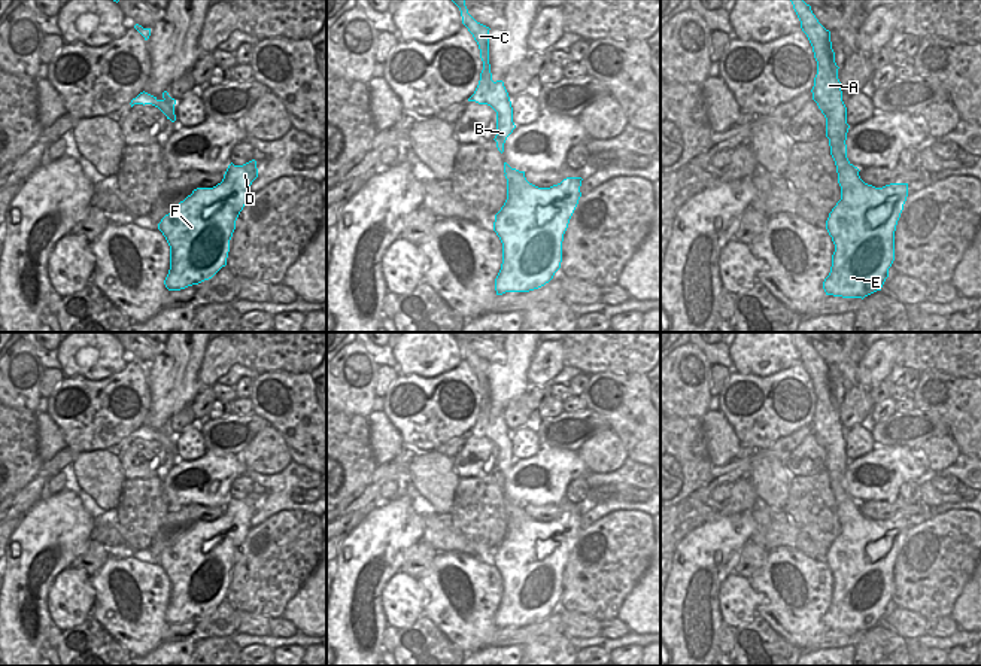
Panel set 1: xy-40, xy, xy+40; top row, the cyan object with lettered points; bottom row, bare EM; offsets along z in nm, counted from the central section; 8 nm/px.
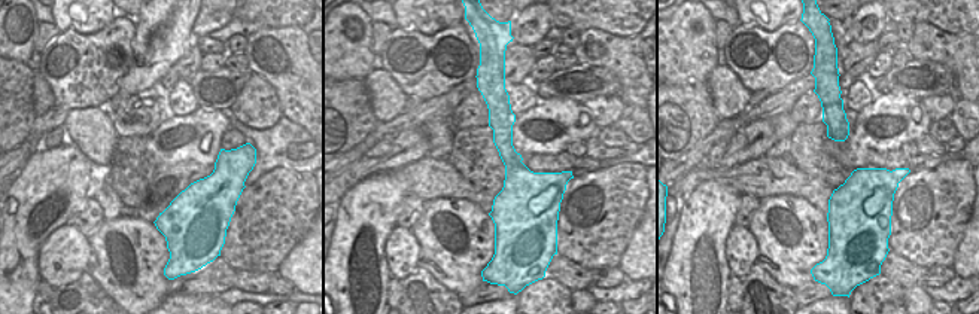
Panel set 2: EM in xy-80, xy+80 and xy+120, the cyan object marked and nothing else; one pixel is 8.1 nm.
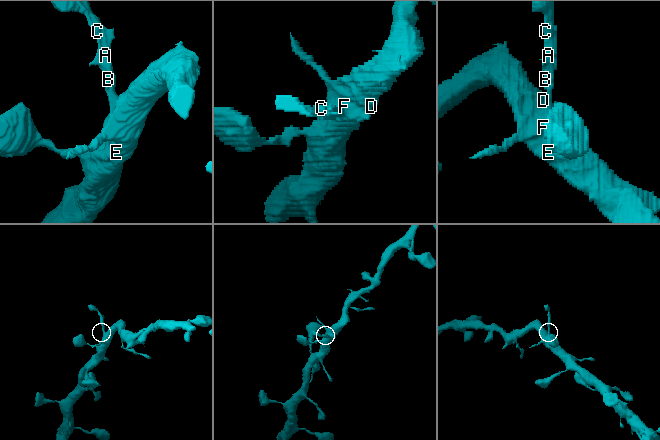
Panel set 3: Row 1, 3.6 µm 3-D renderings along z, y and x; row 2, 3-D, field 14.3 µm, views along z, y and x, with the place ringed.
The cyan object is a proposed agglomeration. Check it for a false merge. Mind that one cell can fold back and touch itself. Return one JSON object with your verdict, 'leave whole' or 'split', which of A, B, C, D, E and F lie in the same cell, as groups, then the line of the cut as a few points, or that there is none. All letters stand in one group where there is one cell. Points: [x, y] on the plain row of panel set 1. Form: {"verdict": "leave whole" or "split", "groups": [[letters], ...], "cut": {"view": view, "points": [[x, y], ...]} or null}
{"verdict": "split", "groups": [["A", "B", "C"], ["D", "E", "F"]], "cut": {"view": "xy+40", "points": [[849, 496], [838, 507]]}}

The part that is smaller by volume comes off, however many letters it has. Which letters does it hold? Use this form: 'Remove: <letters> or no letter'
Remove: A, B, C

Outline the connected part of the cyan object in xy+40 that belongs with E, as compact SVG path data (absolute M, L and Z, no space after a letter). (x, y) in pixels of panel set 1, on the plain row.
M848 498L838 507L841 533L826 554L835 586L823 623L826 629L863 633L881 624L889 611L908 517L875 521L865 517L859 505Z

